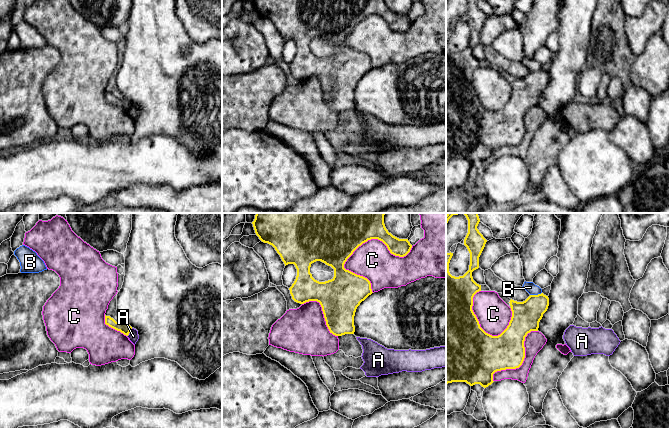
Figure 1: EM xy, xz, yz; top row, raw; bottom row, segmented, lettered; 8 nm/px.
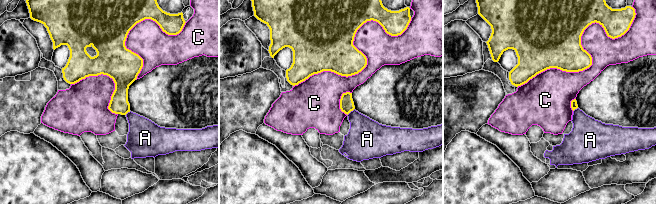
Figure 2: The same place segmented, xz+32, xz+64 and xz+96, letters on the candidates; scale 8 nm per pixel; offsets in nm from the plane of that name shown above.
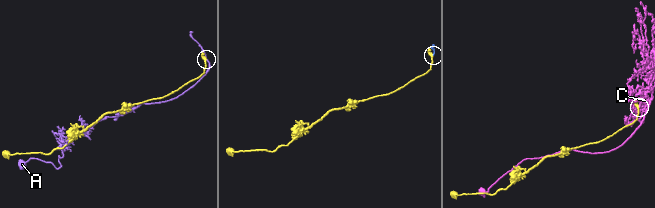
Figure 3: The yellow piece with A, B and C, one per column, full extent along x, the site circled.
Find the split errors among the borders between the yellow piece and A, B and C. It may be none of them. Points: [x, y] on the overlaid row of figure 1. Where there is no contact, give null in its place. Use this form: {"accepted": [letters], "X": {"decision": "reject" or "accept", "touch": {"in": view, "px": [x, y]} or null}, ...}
{"accepted": [], "A": {"decision": "reject", "touch": {"in": "xy", "px": [129, 332]}}, "B": {"decision": "reject", "touch": {"in": "yz", "px": [535, 295]}}, "C": {"decision": "reject", "touch": {"in": "xz", "px": [377, 238]}}}

